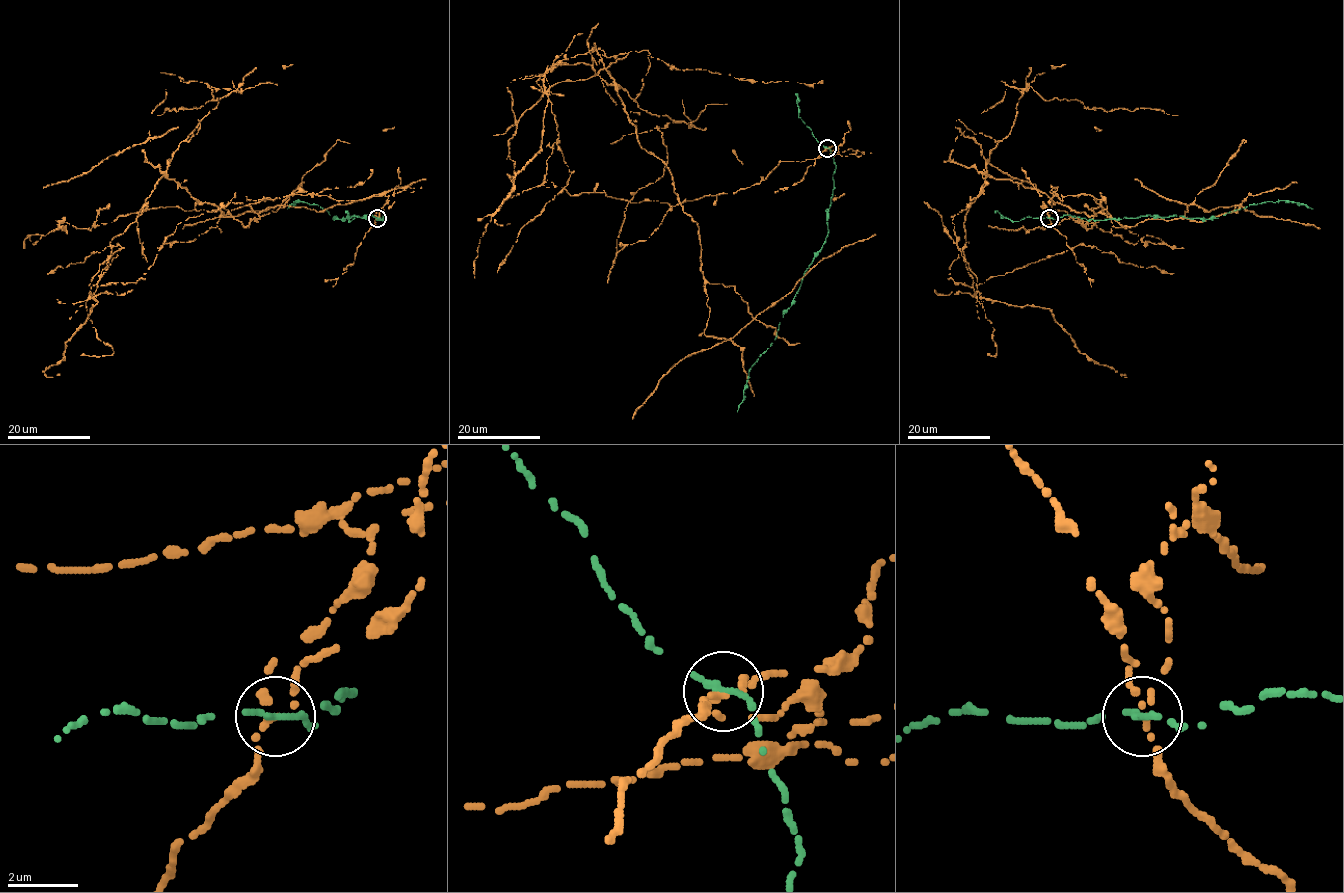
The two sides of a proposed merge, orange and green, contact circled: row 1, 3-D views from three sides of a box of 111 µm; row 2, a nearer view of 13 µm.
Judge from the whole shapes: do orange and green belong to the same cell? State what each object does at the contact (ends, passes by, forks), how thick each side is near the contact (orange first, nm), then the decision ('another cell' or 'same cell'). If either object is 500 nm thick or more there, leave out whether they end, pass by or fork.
orange passes by; green ends there; 180 nm thick on the orange side, 240 nm on the other; another cell

